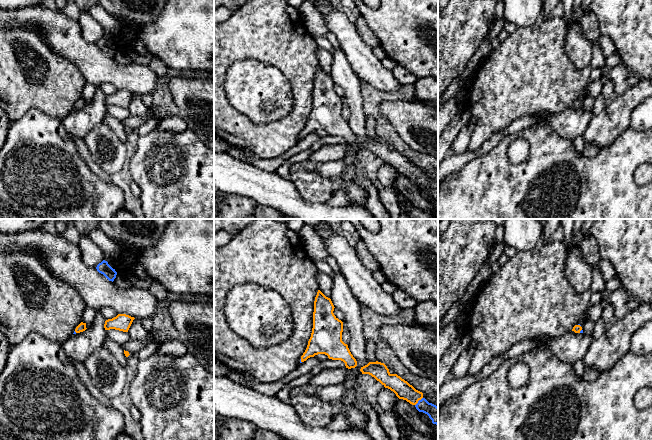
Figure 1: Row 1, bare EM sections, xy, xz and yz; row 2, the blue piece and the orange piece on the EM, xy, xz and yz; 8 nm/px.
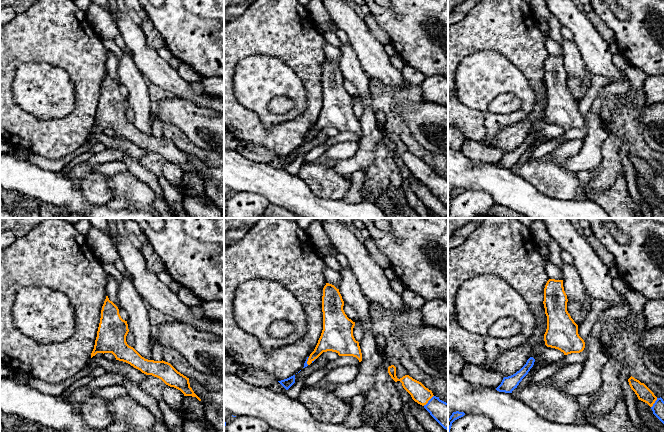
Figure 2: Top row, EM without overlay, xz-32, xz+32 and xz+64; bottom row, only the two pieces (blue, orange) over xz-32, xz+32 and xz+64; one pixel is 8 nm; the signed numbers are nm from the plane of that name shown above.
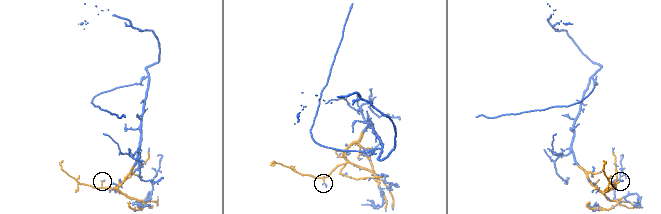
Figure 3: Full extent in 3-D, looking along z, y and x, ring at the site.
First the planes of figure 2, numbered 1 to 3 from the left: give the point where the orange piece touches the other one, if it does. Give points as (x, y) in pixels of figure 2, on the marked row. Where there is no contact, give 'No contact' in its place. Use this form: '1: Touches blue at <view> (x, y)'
1: No contact
2: Touches blue at xz+32 (428, 401)
3: Touches blue at xz+64 (654, 403)

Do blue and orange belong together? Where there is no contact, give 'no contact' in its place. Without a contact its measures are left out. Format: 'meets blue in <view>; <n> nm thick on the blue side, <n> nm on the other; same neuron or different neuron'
meets blue in xz; 130 nm thick on the blue side, 140 nm on the other; same neuron

